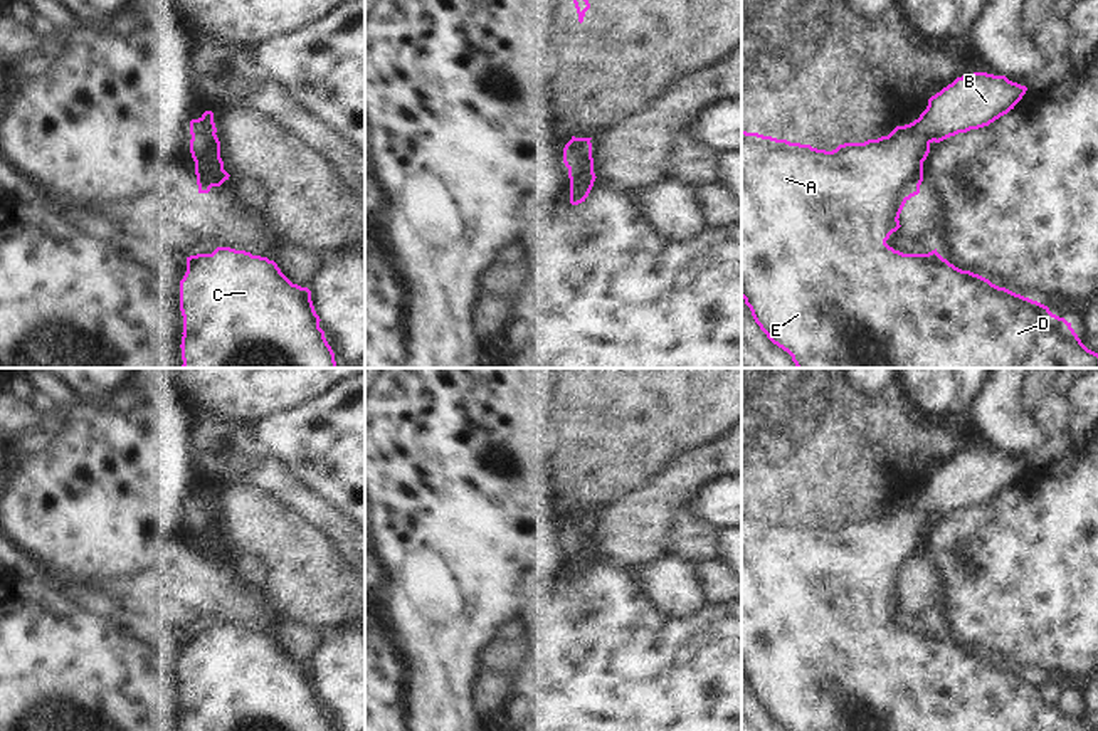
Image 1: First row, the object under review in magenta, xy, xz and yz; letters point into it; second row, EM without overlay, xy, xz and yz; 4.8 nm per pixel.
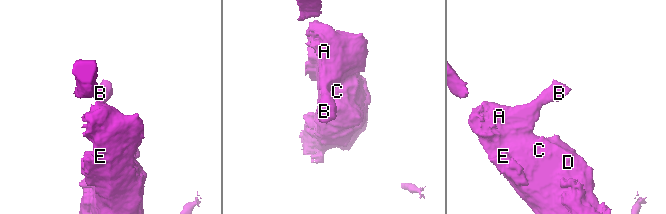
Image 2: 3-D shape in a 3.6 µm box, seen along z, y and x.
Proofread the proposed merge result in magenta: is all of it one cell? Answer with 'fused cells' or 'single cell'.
single cell

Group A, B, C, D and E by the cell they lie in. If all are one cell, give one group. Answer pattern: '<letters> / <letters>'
A B C D E

